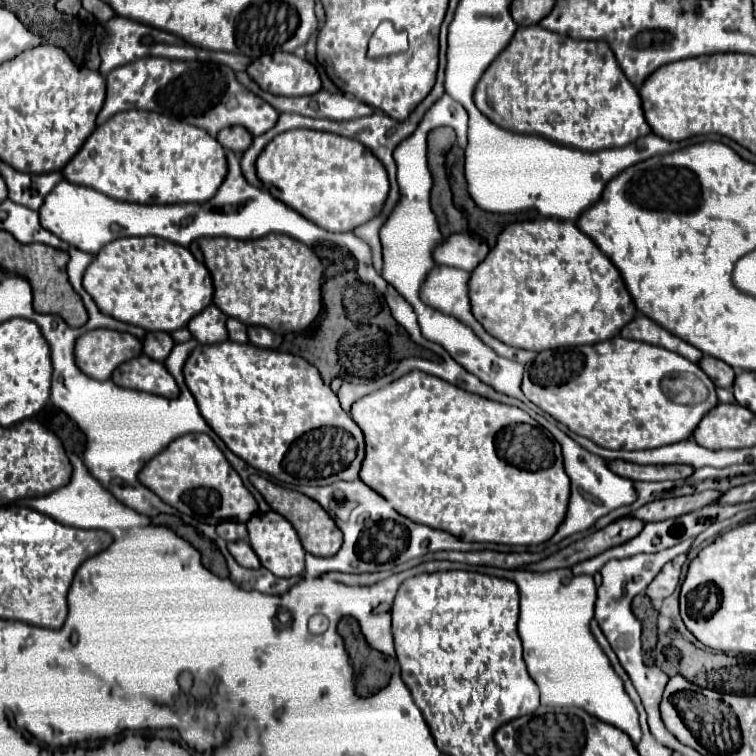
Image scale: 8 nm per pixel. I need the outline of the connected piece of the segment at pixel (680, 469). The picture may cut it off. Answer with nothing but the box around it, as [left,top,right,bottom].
[609,461,695,481]

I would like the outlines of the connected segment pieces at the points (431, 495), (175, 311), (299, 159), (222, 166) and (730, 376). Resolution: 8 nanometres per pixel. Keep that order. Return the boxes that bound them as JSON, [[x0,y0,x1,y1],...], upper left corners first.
[[351,371,571,545],[83,237,213,333],[257,129,389,233],[63,111,227,203],[699,357,735,387]]

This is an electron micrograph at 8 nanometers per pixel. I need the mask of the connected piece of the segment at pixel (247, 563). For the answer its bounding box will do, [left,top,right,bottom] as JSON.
[227,541,259,569]

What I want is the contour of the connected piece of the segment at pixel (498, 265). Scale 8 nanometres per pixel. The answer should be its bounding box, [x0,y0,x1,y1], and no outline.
[471,219,635,351]

